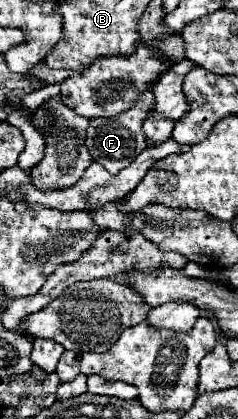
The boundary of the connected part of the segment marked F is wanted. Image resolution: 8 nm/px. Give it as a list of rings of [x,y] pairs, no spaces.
[[[149,85],[149,89],[139,97],[137,105],[133,105],[133,109],[127,109],[125,113],[121,113],[117,117],[91,119],[89,129],[85,133],[85,145],[87,145],[93,161],[103,165],[113,175],[117,175],[121,169],[125,169],[143,149],[149,147],[141,125],[151,109],[153,109],[153,85]]]

